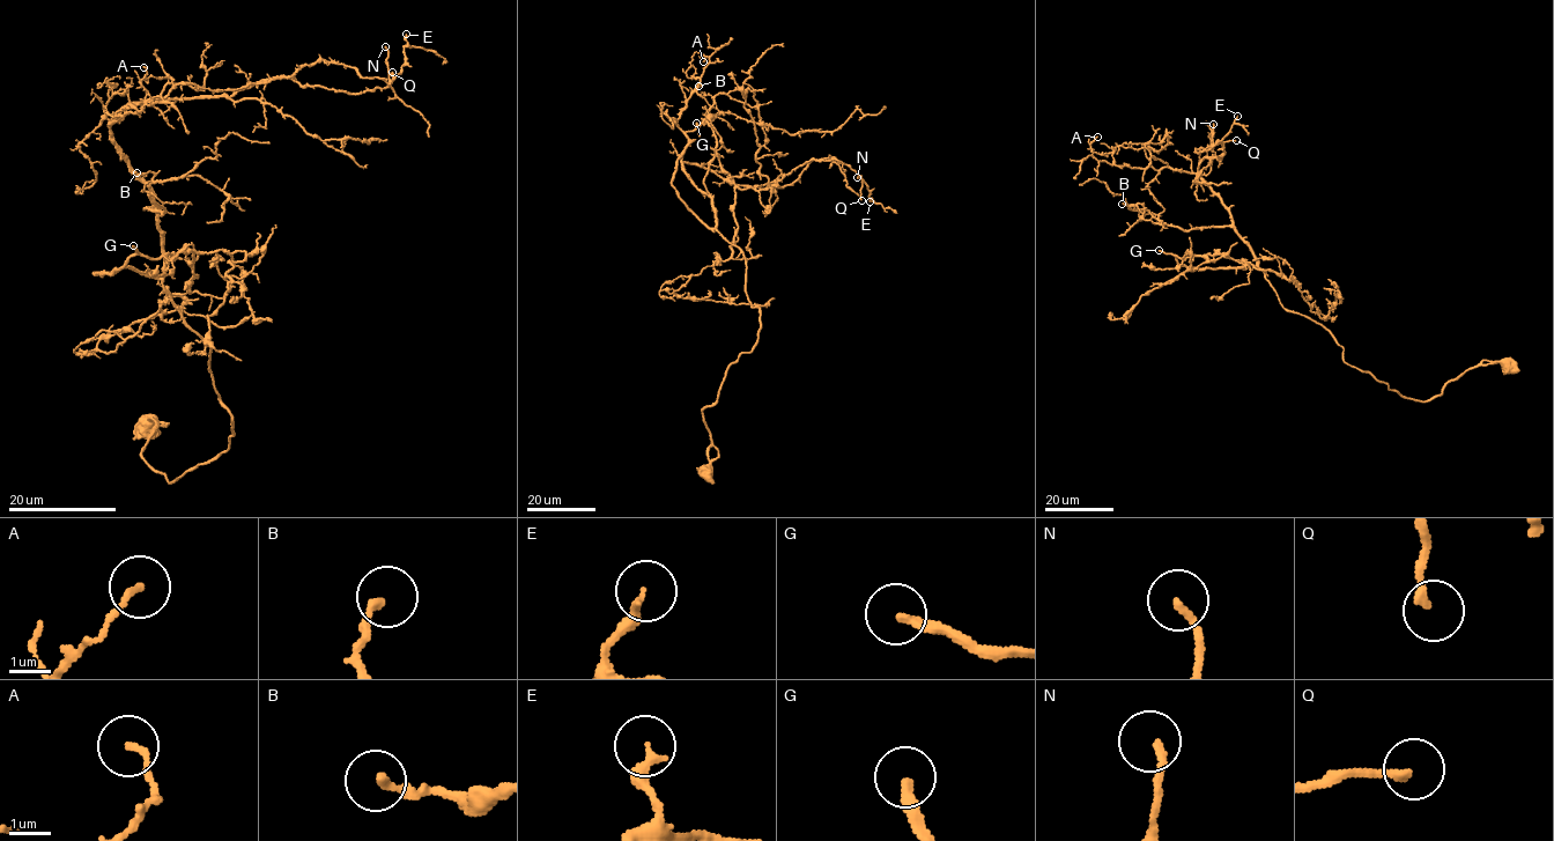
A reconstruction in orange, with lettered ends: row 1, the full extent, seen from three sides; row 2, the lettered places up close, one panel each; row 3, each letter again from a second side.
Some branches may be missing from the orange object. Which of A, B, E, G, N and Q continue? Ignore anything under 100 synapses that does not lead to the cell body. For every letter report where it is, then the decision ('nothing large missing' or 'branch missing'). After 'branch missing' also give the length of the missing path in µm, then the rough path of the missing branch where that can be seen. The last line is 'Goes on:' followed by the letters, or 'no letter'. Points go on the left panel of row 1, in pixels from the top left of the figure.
A: (143, 67) | nothing large missing
B: (137, 172) | nothing large missing
E: (406, 34) | nothing large missing
G: (133, 245) | branch missing | 80 µm | (133, 245), (145, 240), (145, 228), (204, 197), (283, 193), (323, 209), (391, 213), (402, 220)
N: (385, 46) | nothing large missing
Q: (392, 72) | nothing large missing
Goes on: G

